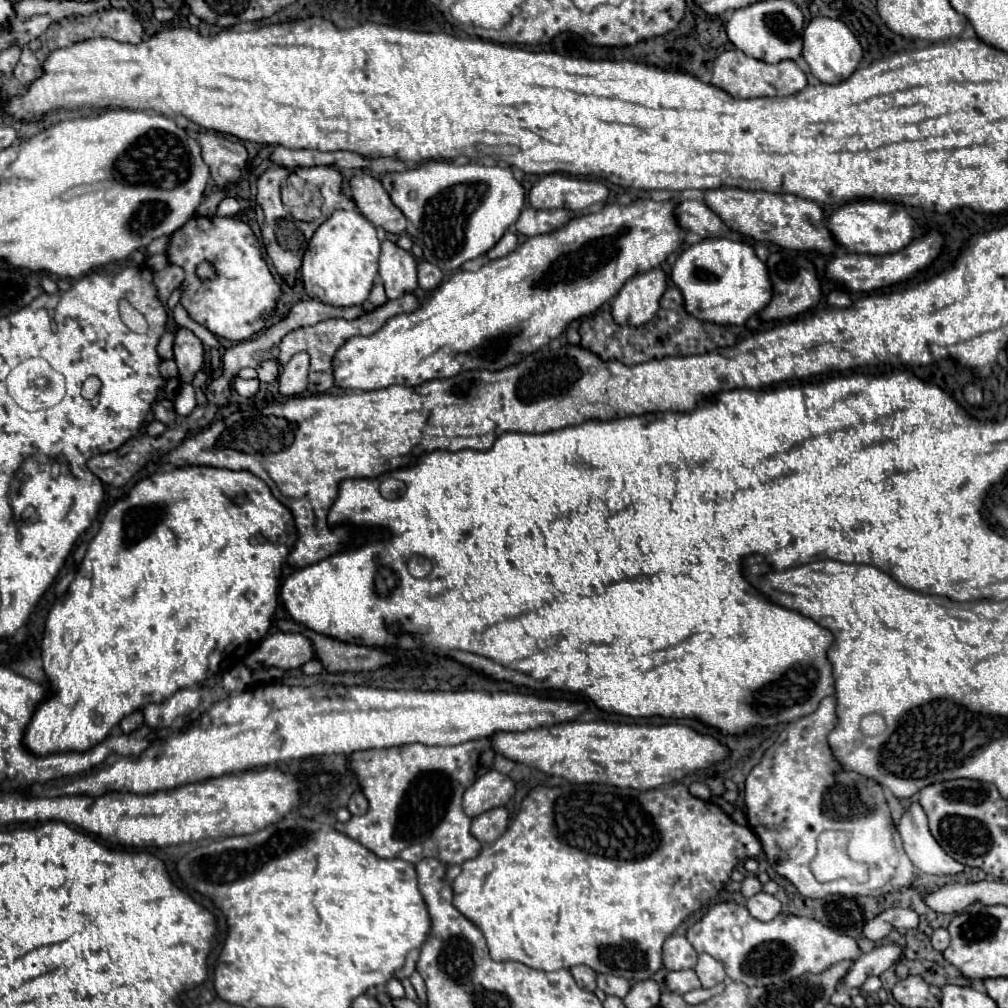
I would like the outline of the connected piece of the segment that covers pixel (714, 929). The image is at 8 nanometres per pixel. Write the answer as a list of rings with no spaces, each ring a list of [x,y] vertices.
[[[718,903],[706,911],[706,915],[688,929],[688,941],[698,953],[708,953],[722,961],[732,981],[746,983],[750,987],[774,985],[802,973],[822,973],[842,959],[856,959],[860,947],[848,935],[796,915],[778,915],[776,919],[762,923],[750,917],[748,909],[736,903]]]

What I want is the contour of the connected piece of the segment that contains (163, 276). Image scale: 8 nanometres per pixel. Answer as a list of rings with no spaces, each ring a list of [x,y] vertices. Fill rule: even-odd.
[[[168,265],[166,269],[154,273],[154,283],[156,283],[156,289],[158,289],[158,299],[162,303],[168,301],[170,293],[180,287],[184,281],[184,269],[178,267],[178,265]]]

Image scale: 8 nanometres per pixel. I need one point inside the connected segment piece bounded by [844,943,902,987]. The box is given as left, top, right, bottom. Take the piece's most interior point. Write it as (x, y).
(881, 958)

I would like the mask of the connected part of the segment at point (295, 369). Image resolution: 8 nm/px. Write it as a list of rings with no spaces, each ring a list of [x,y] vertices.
[[[296,353],[286,365],[282,375],[278,377],[280,381],[280,393],[286,397],[302,395],[308,385],[308,365],[310,365],[310,355],[308,353]]]

